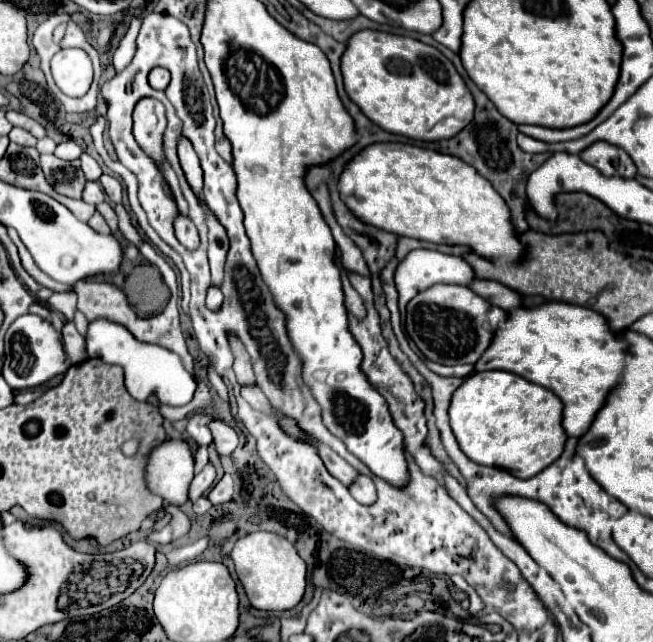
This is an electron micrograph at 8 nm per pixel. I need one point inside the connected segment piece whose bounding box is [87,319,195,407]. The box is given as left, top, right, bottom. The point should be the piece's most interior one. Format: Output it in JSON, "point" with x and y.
{"point":[149,370]}

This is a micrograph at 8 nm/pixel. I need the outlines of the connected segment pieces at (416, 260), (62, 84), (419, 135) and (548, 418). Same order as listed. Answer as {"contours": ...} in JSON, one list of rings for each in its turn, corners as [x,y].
{"contours":[[[[415,249],[405,257],[405,261],[401,261],[401,265],[397,267],[397,273],[395,273],[395,285],[399,291],[399,309],[403,311],[405,305],[417,293],[421,293],[421,291],[425,291],[437,283],[455,283],[455,285],[467,287],[467,285],[471,285],[471,281],[475,281],[475,271],[463,257],[445,255],[445,253],[429,251],[429,249]]],[[[61,49],[51,61],[51,71],[57,87],[69,97],[83,97],[93,81],[91,59],[83,49]]],[[[359,31],[349,39],[347,51],[341,59],[341,71],[349,97],[375,125],[379,125],[387,133],[403,135],[415,141],[441,141],[455,137],[473,121],[473,95],[453,63],[439,49],[411,37],[399,37],[381,31]]],[[[507,371],[469,375],[453,393],[449,417],[457,443],[469,459],[501,467],[519,479],[531,479],[543,471],[563,453],[567,441],[561,425],[561,399],[553,391]]]]}

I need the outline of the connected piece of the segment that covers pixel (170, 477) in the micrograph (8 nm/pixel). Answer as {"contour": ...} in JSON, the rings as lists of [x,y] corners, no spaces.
{"contour":[[[165,441],[149,455],[149,489],[161,493],[167,503],[183,505],[187,501],[187,487],[193,479],[193,455],[185,441]]]}

